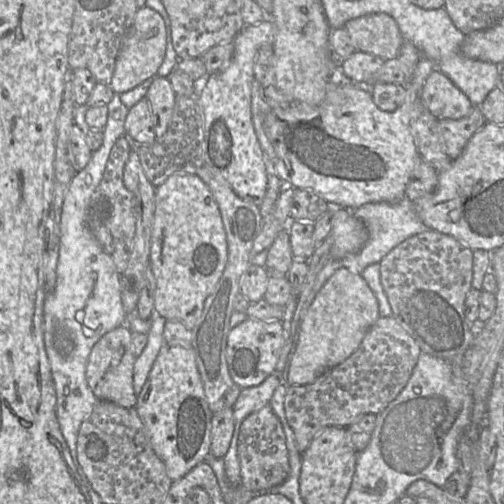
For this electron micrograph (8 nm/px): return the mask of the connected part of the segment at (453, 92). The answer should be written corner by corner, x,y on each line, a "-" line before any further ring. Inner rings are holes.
434,69
426,78
420,95
425,108
437,119
460,119
467,116
473,108
468,97
440,70

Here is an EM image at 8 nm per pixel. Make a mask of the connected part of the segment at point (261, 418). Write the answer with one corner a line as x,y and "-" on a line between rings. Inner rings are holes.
270,405
249,414
241,423
237,443
240,484
246,489
268,492
289,475
290,466
285,433

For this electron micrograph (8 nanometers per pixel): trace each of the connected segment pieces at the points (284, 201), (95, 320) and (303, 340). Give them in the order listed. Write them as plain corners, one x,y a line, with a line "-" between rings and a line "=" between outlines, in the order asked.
282,182
282,185
283,189
280,192
275,209
262,219
261,231
251,250
252,258
261,251
268,249
277,235
291,224
292,219
289,217
289,212
296,188
287,182
=
149,78
134,89
120,95
115,94
107,104
108,120
103,129
103,143
93,152
85,168
73,176
64,196
59,226
59,257
56,268
56,283
53,291
46,295
43,308
44,345
50,363
51,374
56,391
56,416
61,433
76,458
76,443
82,422
92,413
99,400
86,381
86,366
95,343
107,332
123,324
133,334
147,334
147,344
133,367
133,389
138,395
147,380
149,372
164,345
164,326
166,319
153,315
151,320
141,319
137,313
127,315
121,297
121,273
111,257
103,250
97,239
85,228
77,224
77,214
84,212
92,195
99,185
106,164
116,141
125,136
125,120
134,105
142,100
154,78
=
346,268
336,270
315,295
301,320
295,350
280,375
282,382
286,385
313,383
326,371
350,357
358,349
368,330
379,318
378,300
365,279

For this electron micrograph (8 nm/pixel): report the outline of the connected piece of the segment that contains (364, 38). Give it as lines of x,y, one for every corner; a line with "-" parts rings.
388,14
364,15
346,22
344,27
357,50
382,58
397,58
403,37
396,21

